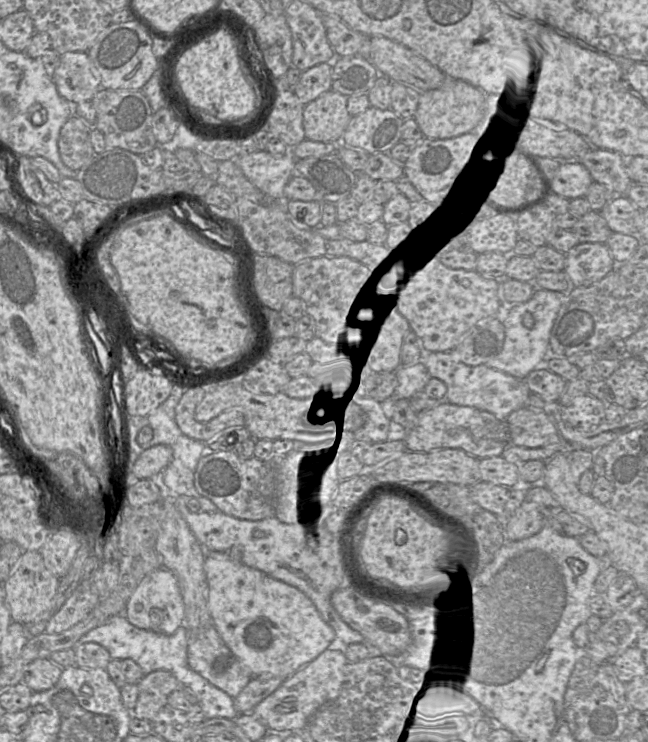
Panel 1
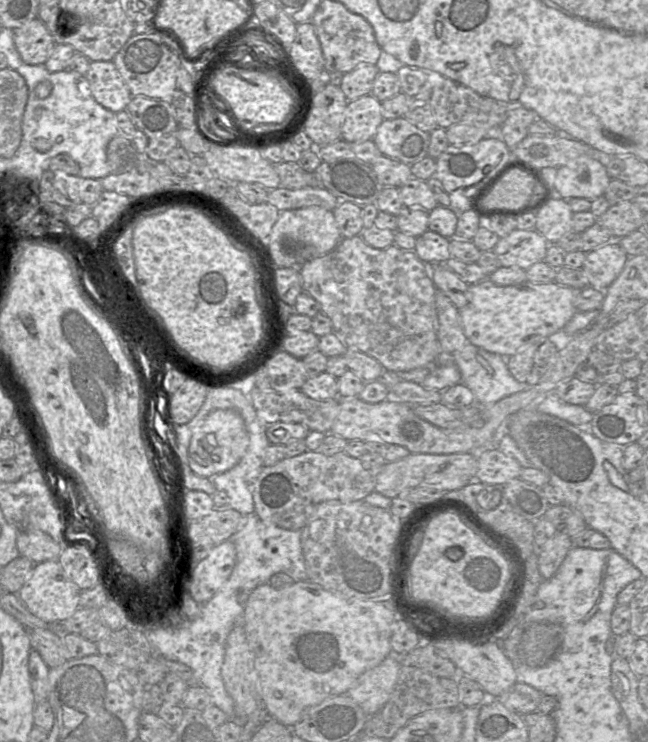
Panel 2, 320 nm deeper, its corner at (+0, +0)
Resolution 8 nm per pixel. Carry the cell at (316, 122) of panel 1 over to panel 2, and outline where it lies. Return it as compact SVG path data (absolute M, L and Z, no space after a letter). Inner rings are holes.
M371 93L348 101L342 127L342 139L348 142L373 139L383 119L381 101Z

